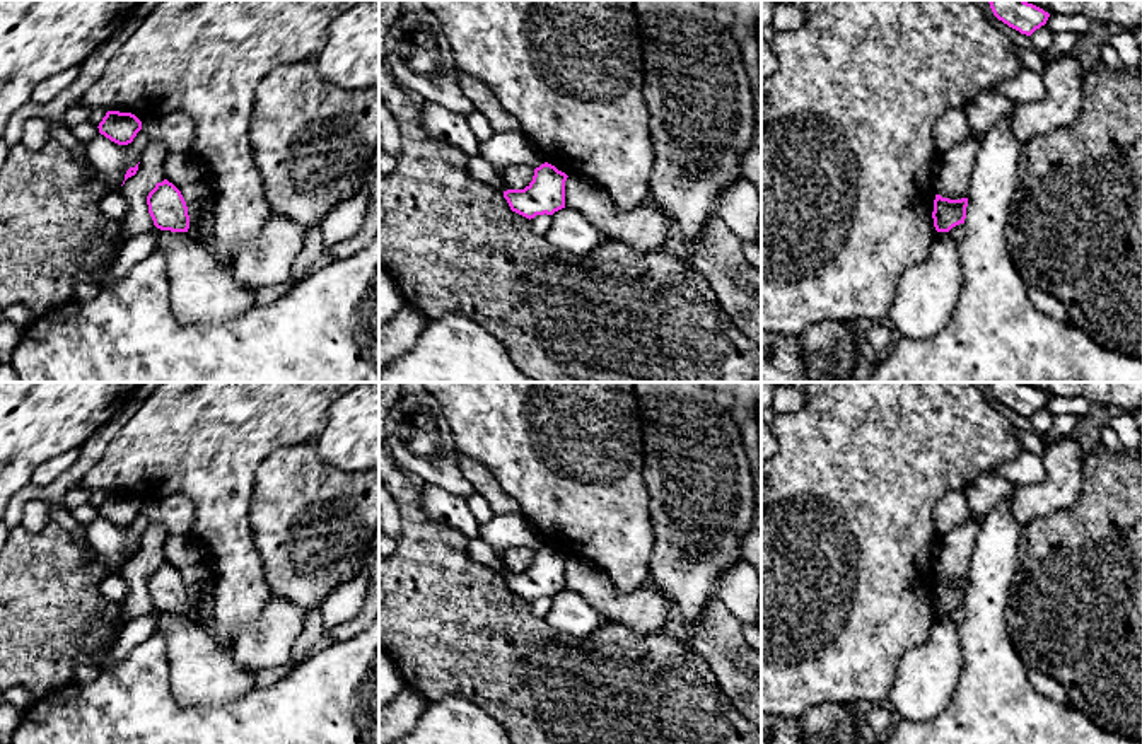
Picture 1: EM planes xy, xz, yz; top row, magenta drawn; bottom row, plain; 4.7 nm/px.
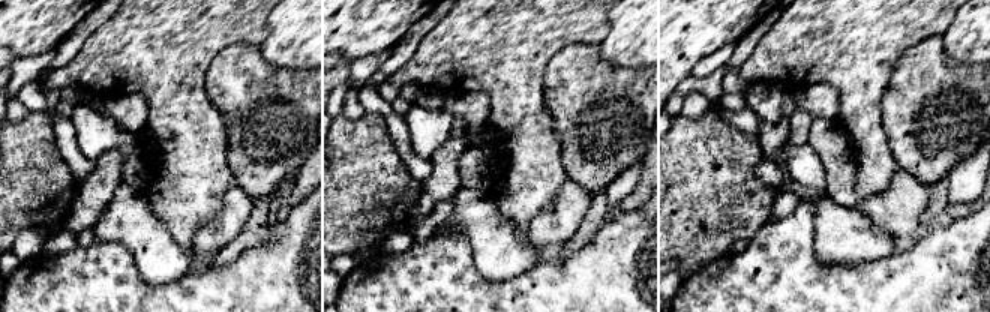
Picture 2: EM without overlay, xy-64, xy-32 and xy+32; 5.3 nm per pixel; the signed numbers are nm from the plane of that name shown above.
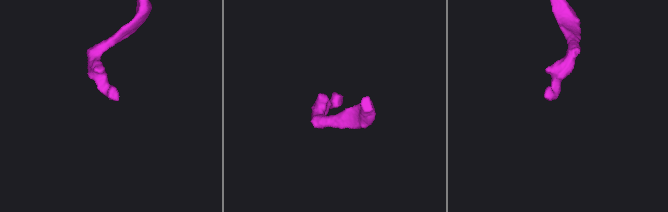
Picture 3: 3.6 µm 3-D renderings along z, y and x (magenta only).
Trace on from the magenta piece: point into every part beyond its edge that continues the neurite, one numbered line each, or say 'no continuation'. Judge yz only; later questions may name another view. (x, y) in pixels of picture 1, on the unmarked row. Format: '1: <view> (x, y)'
no continuation

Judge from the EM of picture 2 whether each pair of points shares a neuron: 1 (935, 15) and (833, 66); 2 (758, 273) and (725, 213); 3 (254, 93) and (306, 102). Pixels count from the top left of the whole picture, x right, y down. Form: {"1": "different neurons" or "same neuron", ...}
{"1": "same neuron", "2": "different neurons", "3": "same neuron"}

